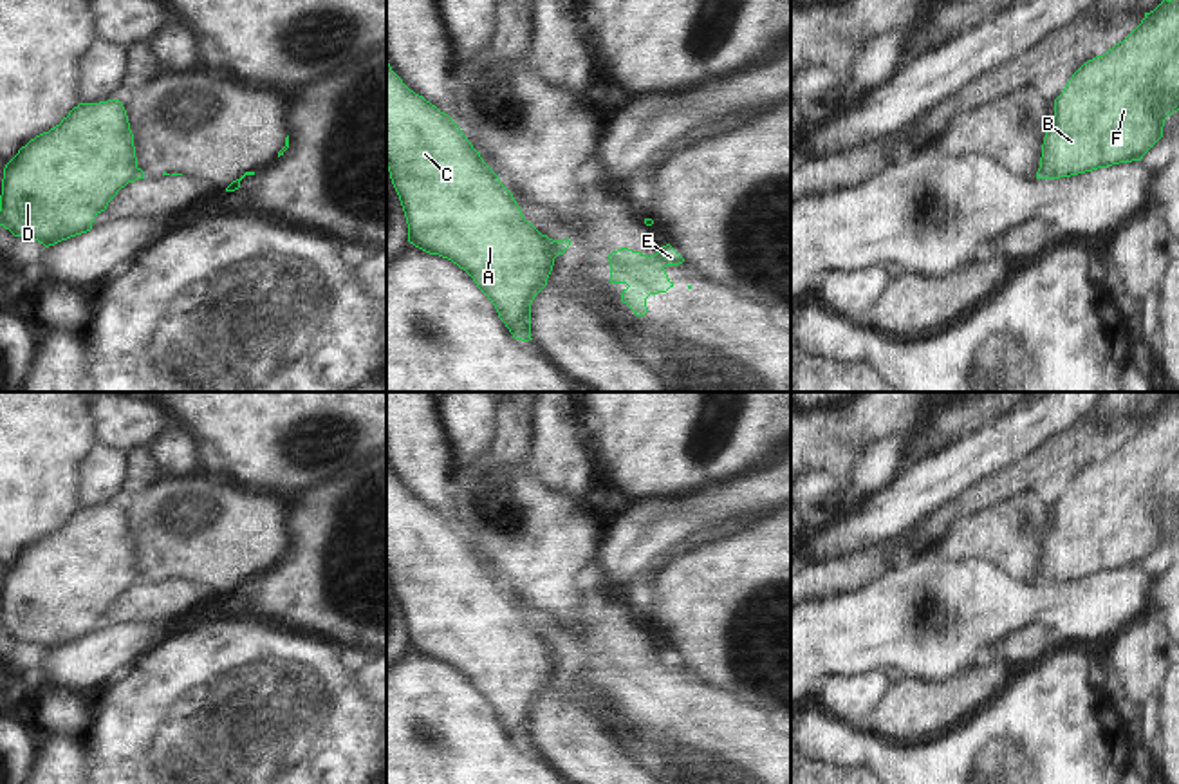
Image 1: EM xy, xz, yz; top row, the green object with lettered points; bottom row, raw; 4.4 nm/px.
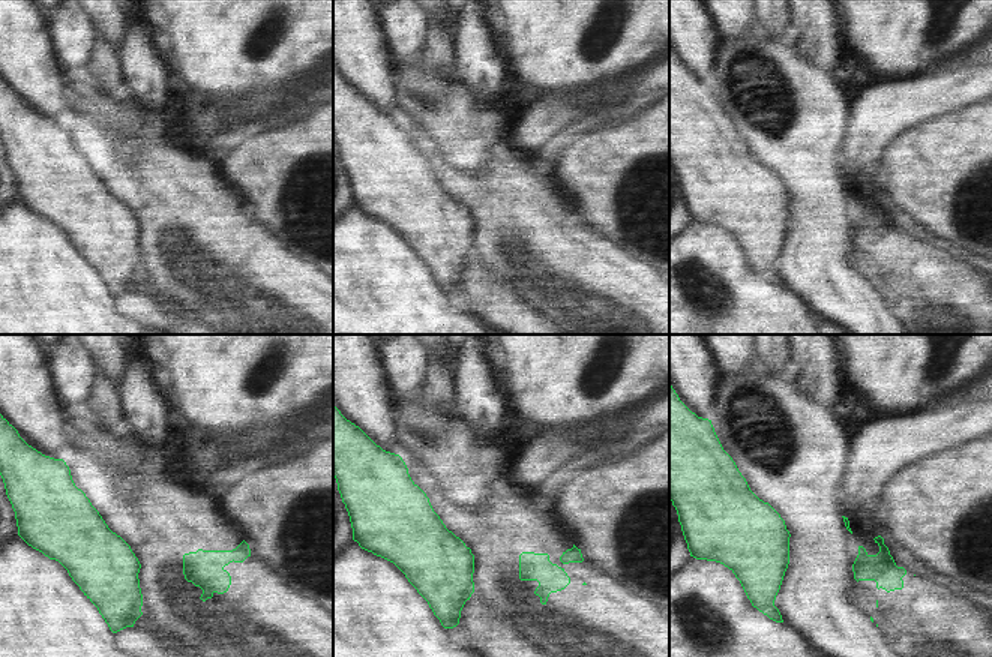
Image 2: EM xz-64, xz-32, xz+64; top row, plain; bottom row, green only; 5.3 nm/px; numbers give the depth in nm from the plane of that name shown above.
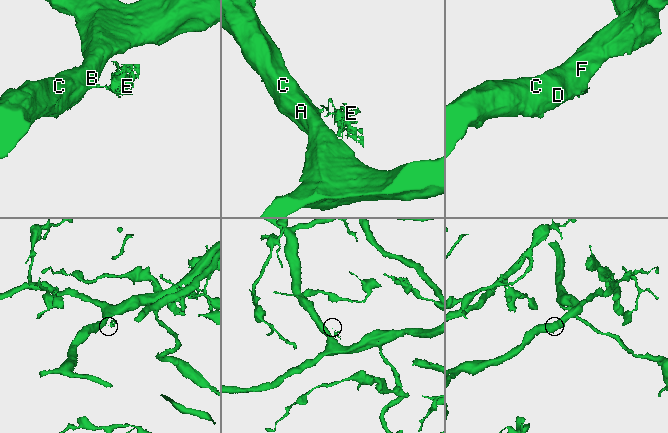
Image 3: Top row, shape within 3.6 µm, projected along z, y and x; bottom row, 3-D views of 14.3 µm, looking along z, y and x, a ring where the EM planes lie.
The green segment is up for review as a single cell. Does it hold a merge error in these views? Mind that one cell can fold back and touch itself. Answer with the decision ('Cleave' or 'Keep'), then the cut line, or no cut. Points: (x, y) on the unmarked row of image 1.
Cleave. Split along xz (540, 640), (557, 660).

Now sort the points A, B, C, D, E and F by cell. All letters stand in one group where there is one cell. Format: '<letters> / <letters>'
A B C D F / E

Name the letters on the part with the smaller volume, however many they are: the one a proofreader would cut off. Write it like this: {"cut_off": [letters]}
{"cut_off": ["E"]}

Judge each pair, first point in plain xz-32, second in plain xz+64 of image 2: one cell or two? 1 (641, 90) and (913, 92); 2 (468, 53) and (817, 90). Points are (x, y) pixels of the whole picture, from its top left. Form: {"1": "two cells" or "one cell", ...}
{"1": "one cell", "2": "two cells"}

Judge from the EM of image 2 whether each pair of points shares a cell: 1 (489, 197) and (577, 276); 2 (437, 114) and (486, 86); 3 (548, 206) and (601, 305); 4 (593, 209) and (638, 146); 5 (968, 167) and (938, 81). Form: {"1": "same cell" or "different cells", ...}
{"1": "same cell", "2": "different cells", "3": "same cell", "4": "same cell", "5": "different cells"}

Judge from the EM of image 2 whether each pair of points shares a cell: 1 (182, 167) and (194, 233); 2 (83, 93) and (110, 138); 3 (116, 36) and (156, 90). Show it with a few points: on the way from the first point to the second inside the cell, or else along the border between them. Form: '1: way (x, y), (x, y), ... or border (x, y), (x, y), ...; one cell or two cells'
1: way (182, 183), (182, 206), (188, 216); one cell
2: border (68, 110), (95, 119), (111, 119), (132, 128); two cells
3: way (129, 50), (143, 63), (146, 77); one cell

